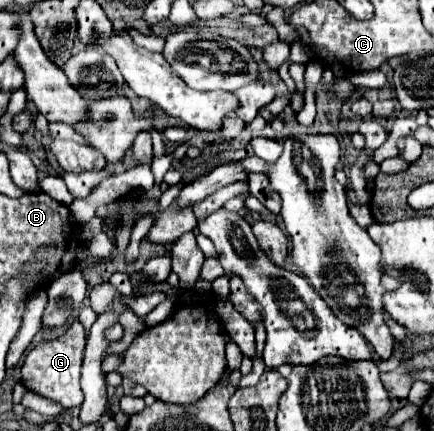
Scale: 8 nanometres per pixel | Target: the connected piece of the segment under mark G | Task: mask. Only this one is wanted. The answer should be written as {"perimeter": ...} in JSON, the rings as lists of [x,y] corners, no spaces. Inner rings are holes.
{"perimeter":[[[75,320],[67,334],[57,338],[55,342],[41,342],[37,348],[33,348],[21,368],[23,374],[23,386],[39,396],[45,396],[49,400],[59,402],[63,408],[75,408],[83,402],[83,392],[79,386],[81,376],[81,358],[83,358],[83,346],[85,346],[85,332],[79,320]]]}

